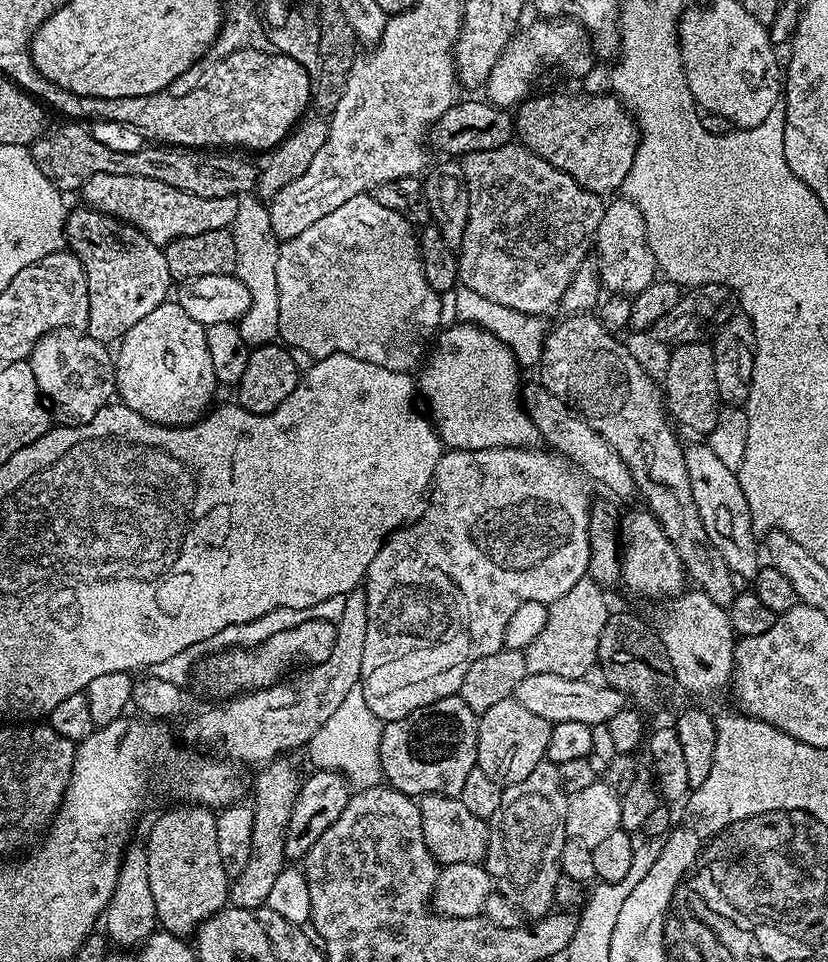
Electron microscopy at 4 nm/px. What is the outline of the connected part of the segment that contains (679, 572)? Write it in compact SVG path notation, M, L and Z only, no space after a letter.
M651 512L626 513L619 521L618 532L622 537L622 584L634 595L675 598L685 591L684 562Z

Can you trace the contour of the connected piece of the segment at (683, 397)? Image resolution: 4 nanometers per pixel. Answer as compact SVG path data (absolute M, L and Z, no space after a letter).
M711 343L678 344L671 349L664 368L662 395L666 411L681 429L707 434L714 430L722 407L718 382L714 382L714 354Z

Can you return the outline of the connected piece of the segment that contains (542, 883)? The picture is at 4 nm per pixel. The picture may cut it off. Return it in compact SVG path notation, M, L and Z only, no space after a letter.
M545 762L534 766L534 770L528 777L522 778L522 782L517 784L509 784L504 788L502 794L502 806L498 806L498 810L492 816L490 827L488 830L488 855L486 857L486 867L489 874L492 876L495 887L498 892L505 896L512 904L516 905L525 917L539 918L548 915L553 911L554 905L552 899L554 898L554 886L558 882L558 878L562 874L560 871L560 859L562 858L562 846L566 839L566 814L568 813L568 798L569 793L564 791L564 783L560 780L560 770L557 765L551 762Z

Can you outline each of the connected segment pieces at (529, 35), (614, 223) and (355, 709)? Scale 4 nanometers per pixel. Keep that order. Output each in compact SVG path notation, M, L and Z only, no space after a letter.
M536 18L533 24L526 24L513 36L498 58L494 70L490 70L486 100L498 108L512 110L529 99L534 92L532 83L535 82L536 75L547 64L561 68L568 76L584 76L592 68L594 49L591 39L576 21L567 18Z
M616 199L604 205L602 222L598 222L594 241L594 259L600 271L601 285L609 293L631 298L637 292L646 290L646 286L657 279L658 269L650 250L650 242L646 238L646 222L638 206L633 200Z
M356 687L346 694L345 700L330 714L330 718L306 746L306 753L312 759L312 768L316 770L335 770L348 779L353 789L374 788L381 783L380 771L380 730L382 722L366 706L362 689Z

